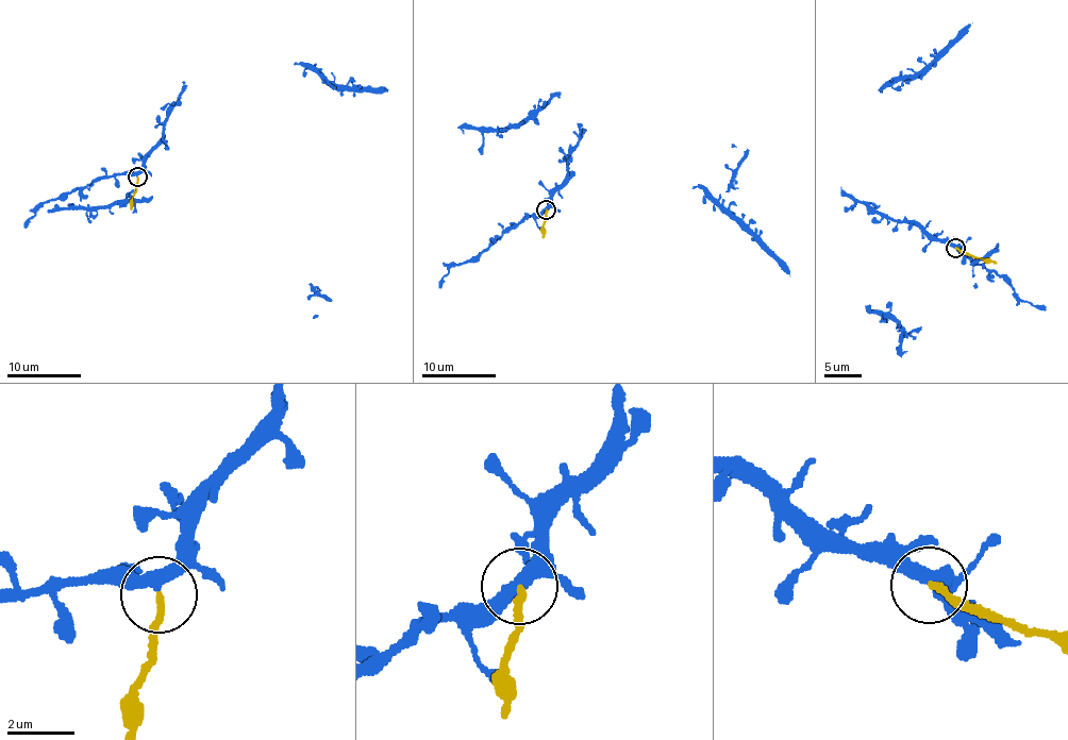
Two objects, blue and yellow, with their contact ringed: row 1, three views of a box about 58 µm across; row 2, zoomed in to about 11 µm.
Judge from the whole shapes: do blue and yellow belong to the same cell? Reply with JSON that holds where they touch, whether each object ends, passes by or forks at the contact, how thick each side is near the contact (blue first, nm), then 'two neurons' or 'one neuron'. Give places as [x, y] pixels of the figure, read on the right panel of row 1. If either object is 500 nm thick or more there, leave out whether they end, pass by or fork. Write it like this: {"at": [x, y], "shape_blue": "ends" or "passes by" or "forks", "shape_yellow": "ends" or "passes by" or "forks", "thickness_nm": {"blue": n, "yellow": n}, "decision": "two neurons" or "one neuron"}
{"at": [955, 248], "shape_blue": "passes by", "shape_yellow": "ends", "thickness_nm": {"blue": 360, "yellow": 200}, "decision": "two neurons"}

